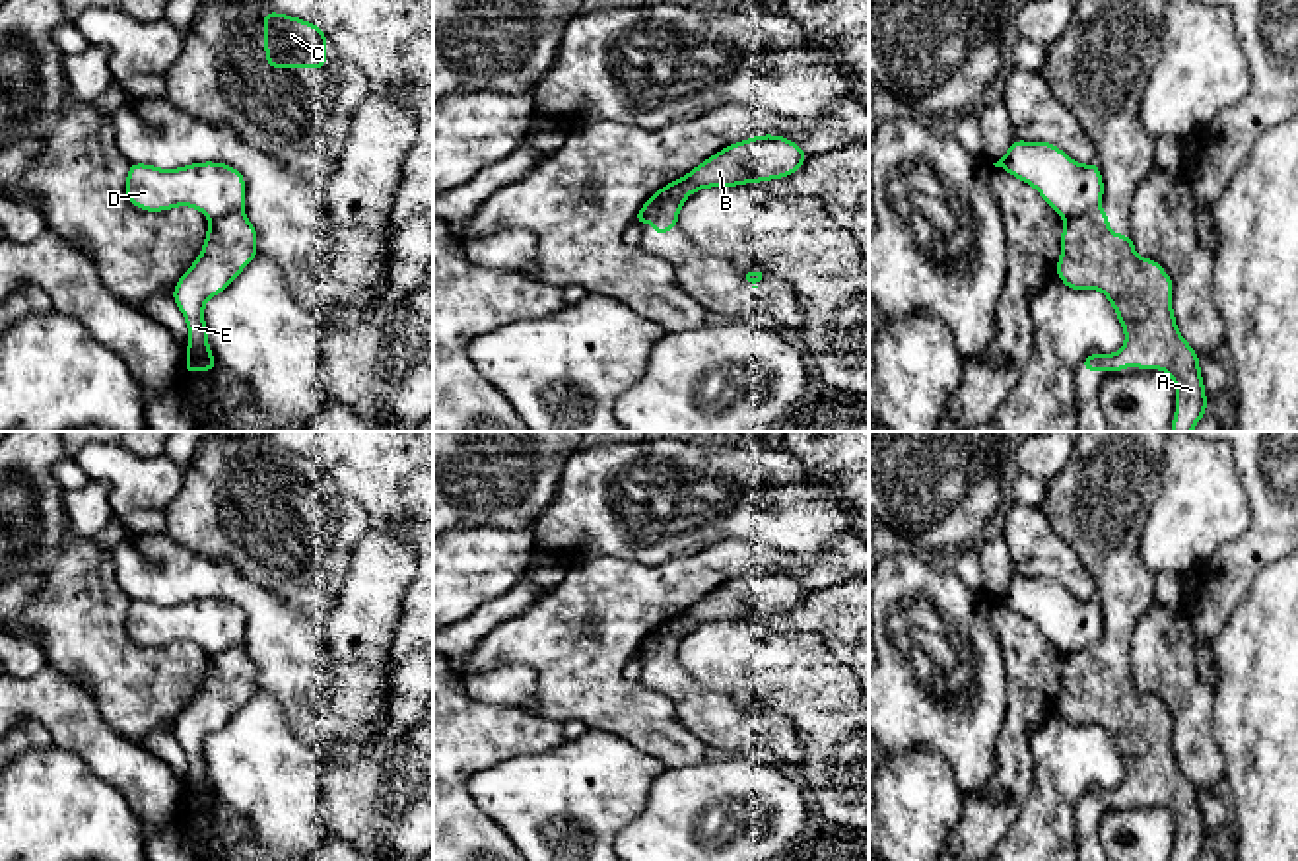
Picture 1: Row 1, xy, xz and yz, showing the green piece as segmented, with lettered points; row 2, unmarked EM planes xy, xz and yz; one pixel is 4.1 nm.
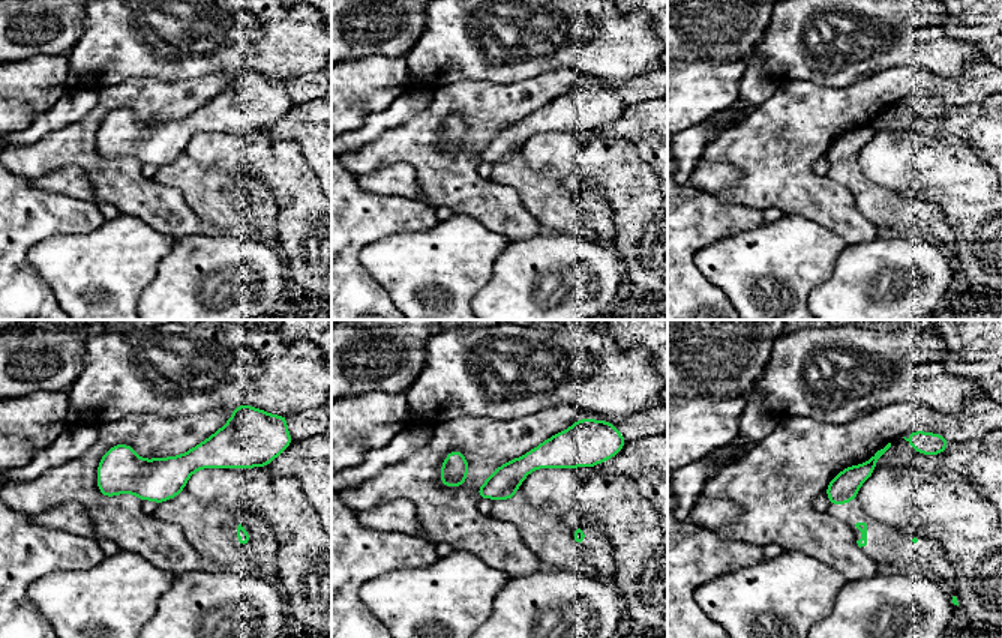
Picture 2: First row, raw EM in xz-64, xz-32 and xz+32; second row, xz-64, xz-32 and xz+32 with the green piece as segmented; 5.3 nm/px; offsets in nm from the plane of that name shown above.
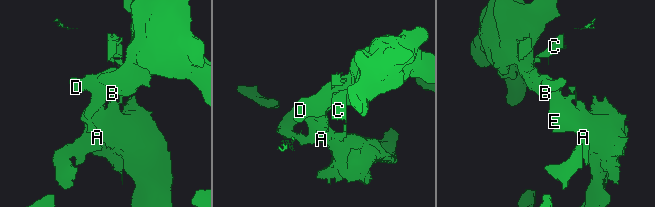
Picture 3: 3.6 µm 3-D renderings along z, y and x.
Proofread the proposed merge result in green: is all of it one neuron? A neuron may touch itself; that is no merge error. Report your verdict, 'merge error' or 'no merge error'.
merge error

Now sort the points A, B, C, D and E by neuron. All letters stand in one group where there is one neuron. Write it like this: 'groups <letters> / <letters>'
groups A C E / B D

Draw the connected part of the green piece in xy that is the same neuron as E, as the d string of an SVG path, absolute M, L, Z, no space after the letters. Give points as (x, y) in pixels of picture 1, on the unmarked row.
M243 647L210 655L202 688L173 723L188 762L185 809L220 803L208 781L204 739L222 729L256 690L256 665Z

